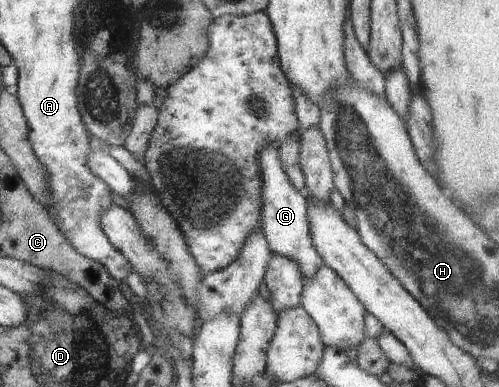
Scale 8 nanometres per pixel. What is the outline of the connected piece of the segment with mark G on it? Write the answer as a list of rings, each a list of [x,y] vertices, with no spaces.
[[[270,143],[266,148],[260,150],[260,174],[262,176],[262,224],[261,229],[268,241],[270,250],[274,254],[286,256],[298,264],[302,272],[303,284],[308,284],[312,277],[322,266],[324,260],[316,252],[312,244],[312,232],[310,232],[310,222],[308,219],[308,207],[310,202],[306,196],[300,194],[292,184],[282,168],[280,158],[278,158],[278,149]]]

